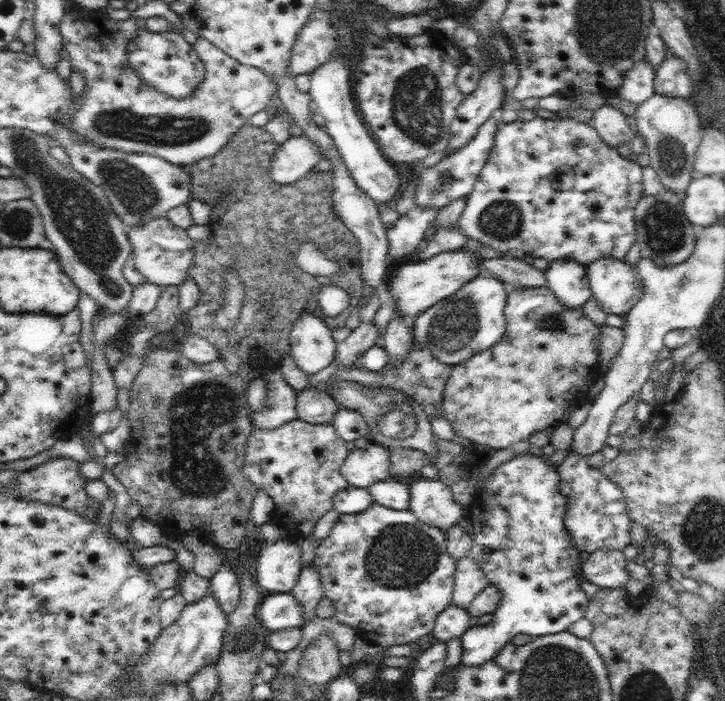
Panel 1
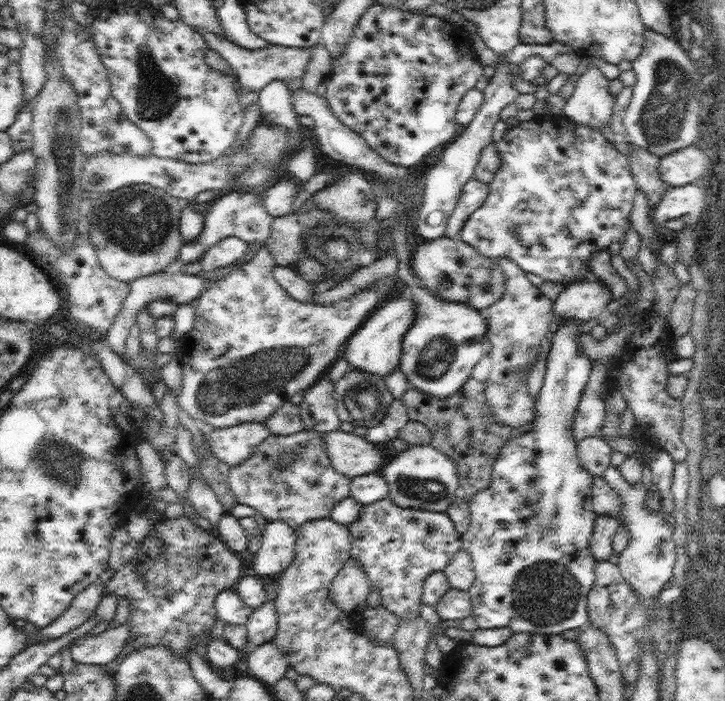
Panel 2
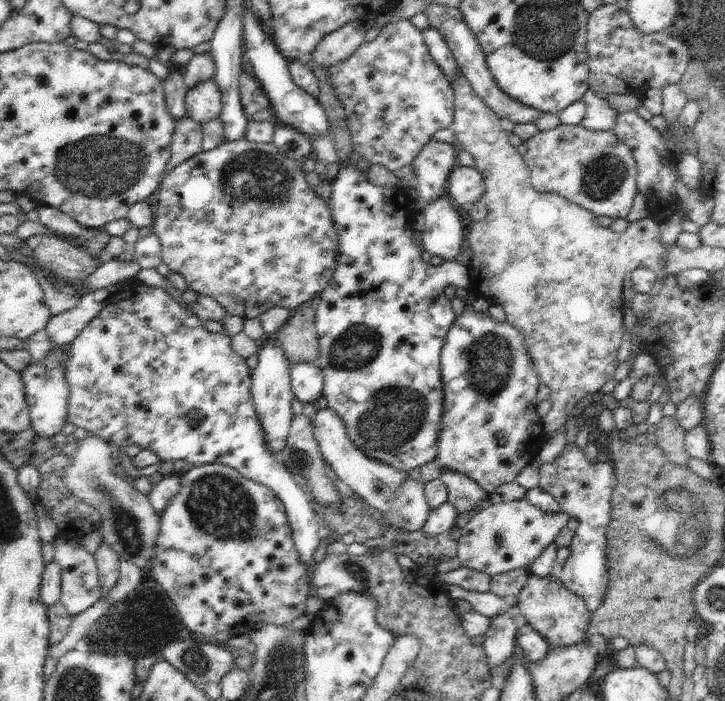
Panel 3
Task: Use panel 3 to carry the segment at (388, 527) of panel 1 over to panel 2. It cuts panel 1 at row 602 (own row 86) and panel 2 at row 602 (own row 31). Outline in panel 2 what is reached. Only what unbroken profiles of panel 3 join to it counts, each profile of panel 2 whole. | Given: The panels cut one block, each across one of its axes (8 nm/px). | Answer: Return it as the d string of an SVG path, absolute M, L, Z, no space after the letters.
M387 496L373 504L361 506L359 518L347 526L351 538L349 554L361 560L371 586L379 590L381 606L401 620L419 616L423 582L431 572L437 572L453 560L461 546L461 534L447 512L431 512L417 508L401 508Z

